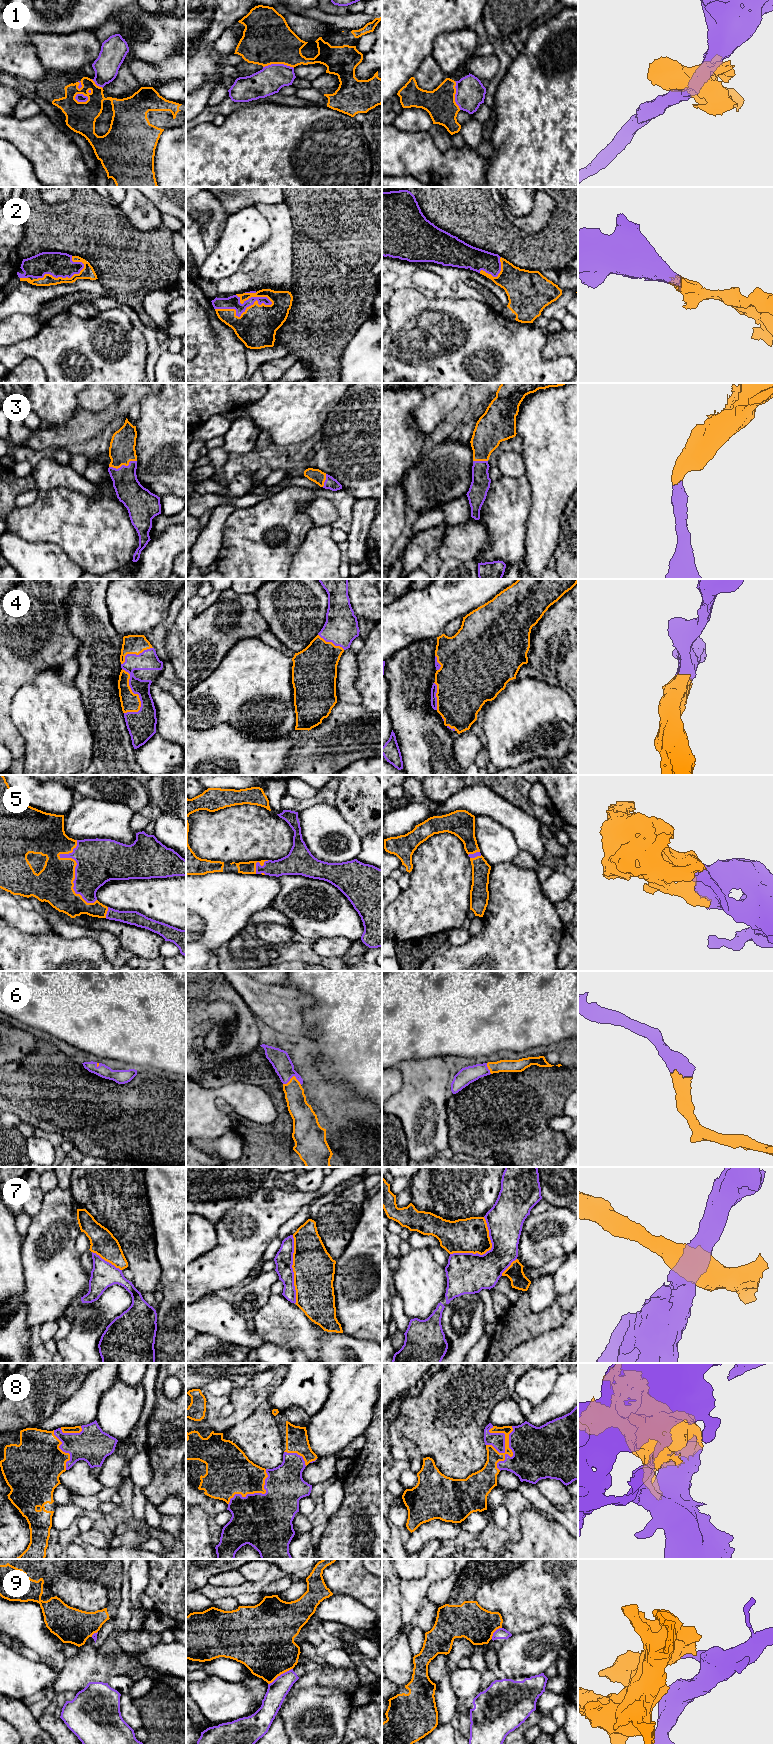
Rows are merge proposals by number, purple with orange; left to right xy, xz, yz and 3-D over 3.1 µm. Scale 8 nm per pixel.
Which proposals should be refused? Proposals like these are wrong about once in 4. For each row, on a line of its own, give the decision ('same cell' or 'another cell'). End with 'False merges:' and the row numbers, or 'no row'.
1: another cell
2: same cell
3: same cell
4: same cell
5: same cell
6: same cell
7: another cell
8: same cell
9: another cell
False merges: 1, 7, 9

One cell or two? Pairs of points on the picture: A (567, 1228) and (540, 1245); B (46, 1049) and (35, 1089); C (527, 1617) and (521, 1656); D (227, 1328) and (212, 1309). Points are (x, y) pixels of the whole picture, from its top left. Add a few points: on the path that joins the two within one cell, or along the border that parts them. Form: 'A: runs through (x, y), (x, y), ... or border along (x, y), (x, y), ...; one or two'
A: runs through (562, 1233), (556, 1233), (552, 1237), (547, 1238); one
B: runs through (46, 1059), (45, 1079); one
C: border along (547, 1623), (512, 1635); two
D: runs through (225, 1323), (217, 1314); one

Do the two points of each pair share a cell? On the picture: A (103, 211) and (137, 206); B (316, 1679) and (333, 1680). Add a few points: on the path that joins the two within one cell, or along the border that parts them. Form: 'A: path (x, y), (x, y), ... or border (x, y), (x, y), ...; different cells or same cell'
A: border (117, 205), (120, 212), (133, 228); different cells
B: path (320, 1679), (329, 1679); same cell

